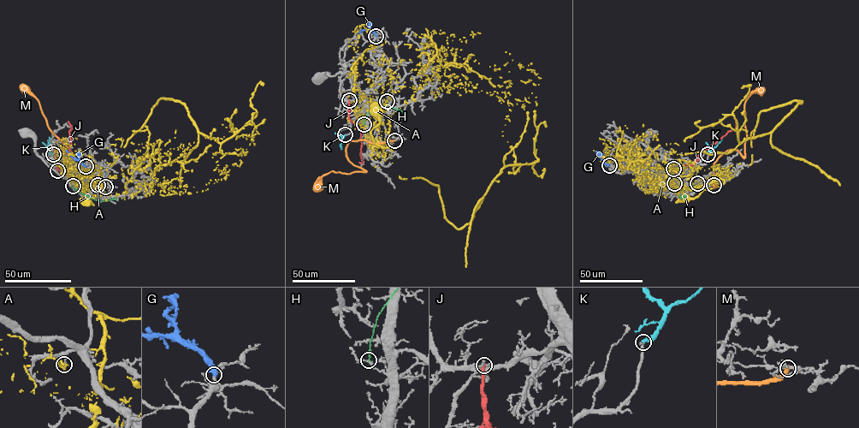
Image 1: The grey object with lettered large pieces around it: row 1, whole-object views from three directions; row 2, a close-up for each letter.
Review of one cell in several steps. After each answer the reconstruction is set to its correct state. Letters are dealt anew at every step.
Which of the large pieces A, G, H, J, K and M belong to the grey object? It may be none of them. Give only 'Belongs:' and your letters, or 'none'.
Belongs: K

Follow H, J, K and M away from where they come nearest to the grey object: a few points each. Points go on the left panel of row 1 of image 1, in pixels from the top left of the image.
H: (73, 186), (80, 193), (96, 199), (116, 199)
J: (57, 170), (56, 166), (70, 157), (68, 131), (72, 128), (68, 121)
K: (53, 154), (49, 145), (50, 137)
M: (105, 187), (80, 187), (59, 166), (54, 156), (56, 150), (75, 158), (50, 128), (38, 101), (21, 86)

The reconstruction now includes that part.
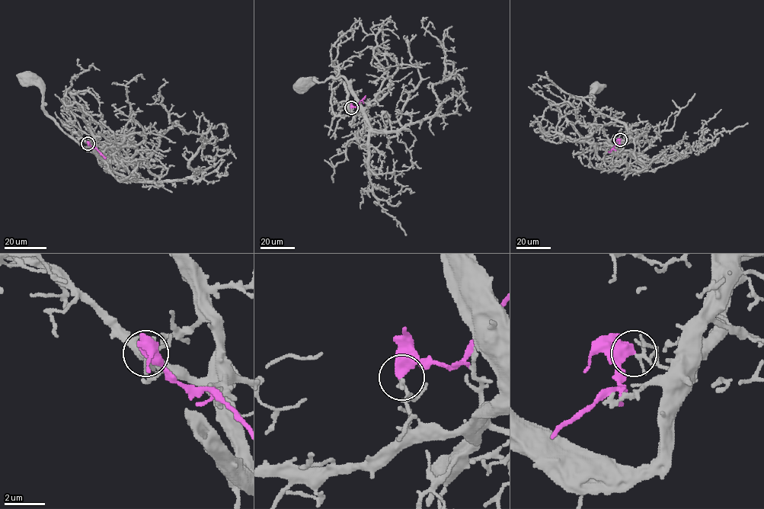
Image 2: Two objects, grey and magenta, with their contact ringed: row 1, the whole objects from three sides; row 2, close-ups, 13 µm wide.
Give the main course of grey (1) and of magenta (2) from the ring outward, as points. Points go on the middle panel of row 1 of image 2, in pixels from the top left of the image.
1: (351, 107), (355, 113), (359, 110), (359, 100), (342, 76), (328, 78), (323, 82), (311, 78), (303, 83)
2: (351, 107), (355, 107), (366, 95)

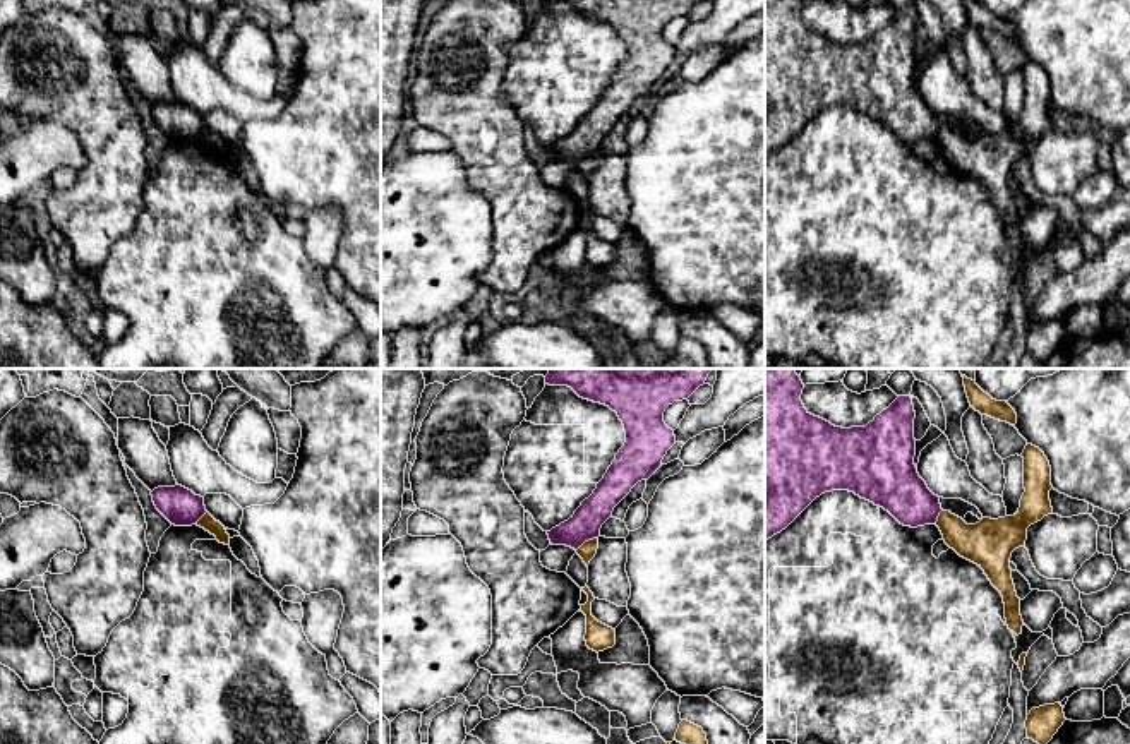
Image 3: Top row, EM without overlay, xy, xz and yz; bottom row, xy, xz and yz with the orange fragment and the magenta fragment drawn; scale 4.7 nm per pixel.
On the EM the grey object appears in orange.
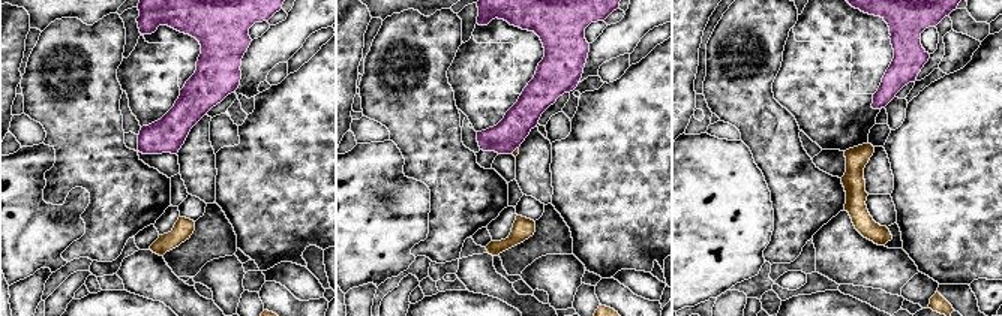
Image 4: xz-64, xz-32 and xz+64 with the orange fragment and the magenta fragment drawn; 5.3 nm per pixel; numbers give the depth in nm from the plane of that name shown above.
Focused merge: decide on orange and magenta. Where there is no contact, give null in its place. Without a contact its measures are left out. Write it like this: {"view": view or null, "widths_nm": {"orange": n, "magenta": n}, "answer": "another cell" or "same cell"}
{"view": "xz", "widths_nm": {"orange": 80, "magenta": 150}, "answer": "another cell"}

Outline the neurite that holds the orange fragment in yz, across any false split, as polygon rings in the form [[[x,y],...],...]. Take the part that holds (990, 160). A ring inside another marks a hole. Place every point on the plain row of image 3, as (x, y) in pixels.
[[[1027,60],[1024,69],[1024,111],[1015,132],[983,134],[967,141],[950,127],[941,127],[936,137],[945,159],[960,173],[977,180],[991,201],[1001,209],[1005,235],[1010,247],[1022,250],[1020,214],[1012,195],[1012,168],[1025,161],[1027,144],[1053,130],[1049,106],[1051,82],[1044,69]]]

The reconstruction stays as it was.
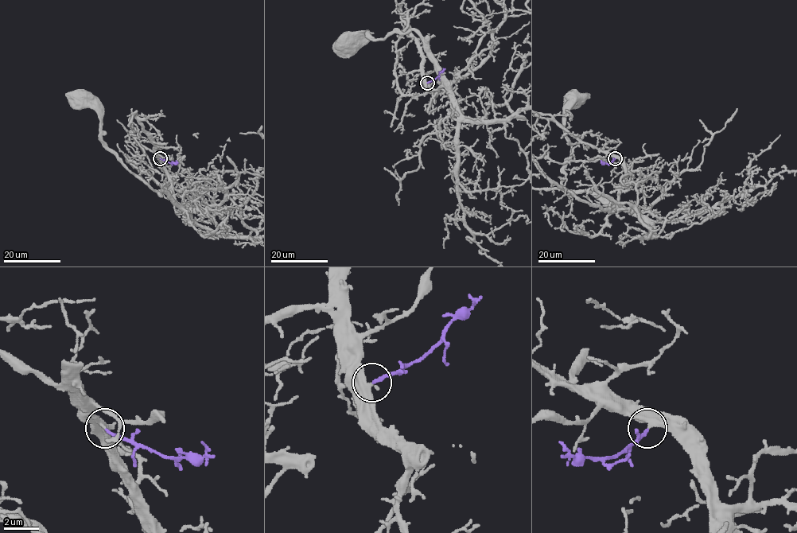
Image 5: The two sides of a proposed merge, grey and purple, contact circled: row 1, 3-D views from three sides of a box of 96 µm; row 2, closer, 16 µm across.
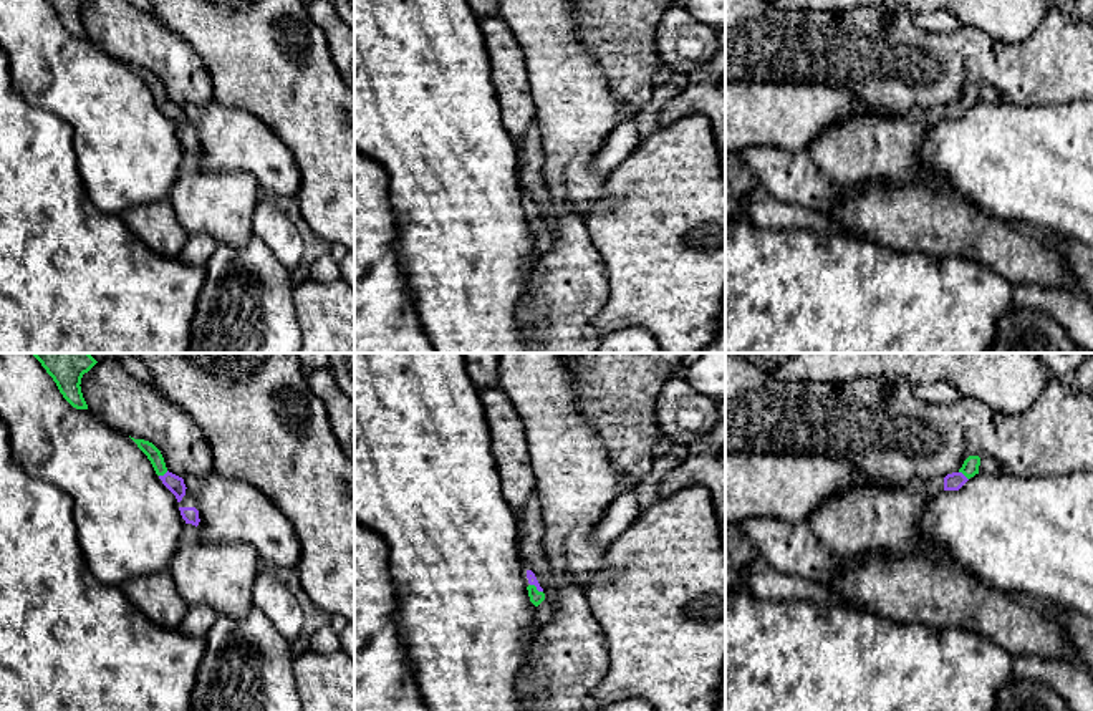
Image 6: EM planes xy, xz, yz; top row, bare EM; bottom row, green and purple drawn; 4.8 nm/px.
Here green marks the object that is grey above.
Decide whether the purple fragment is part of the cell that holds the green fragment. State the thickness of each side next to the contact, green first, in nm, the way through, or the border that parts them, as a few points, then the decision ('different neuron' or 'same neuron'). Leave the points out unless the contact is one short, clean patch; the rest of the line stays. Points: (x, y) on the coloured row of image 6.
80/90 nm | across yz (971, 464), (964, 474), (954, 481) | same neuron

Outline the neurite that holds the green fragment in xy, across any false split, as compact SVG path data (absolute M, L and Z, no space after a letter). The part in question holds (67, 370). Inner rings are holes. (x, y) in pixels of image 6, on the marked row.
M31 353L56 383L63 398L76 409L88 409L81 378L98 361L89 353Z

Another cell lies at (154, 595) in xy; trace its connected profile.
M167 568L129 578L121 590L142 615L166 630L177 630L189 610Z

